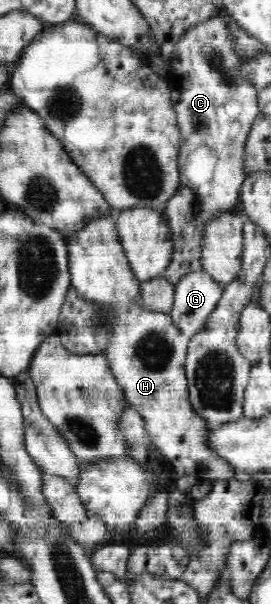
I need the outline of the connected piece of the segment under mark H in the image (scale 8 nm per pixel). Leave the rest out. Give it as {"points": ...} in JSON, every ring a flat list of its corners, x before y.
{"points":[[110,214,104,216,103,219,97,219,89,221,88,225,85,225,80,232,71,233,67,235,68,240,68,250,71,256,69,257,69,275,72,278,72,288,75,288,75,291,83,299,90,301,90,303,98,304,99,307,109,307,110,311,114,312,115,317,112,319,111,326,111,335,109,342,105,346,105,350,102,351,102,354,105,355,106,361,110,365,111,372,113,376,117,379,117,384,124,389,125,399,128,401,128,404,133,406,134,412,142,418,142,421,145,422,146,433,149,434,150,443,152,447,157,452,160,457,167,457,169,463,173,465,174,472,173,476,179,478,184,475,191,475,191,473,196,473,197,477,203,480,217,480,217,479,232,479,235,476,236,469,233,468,231,462,222,458,219,454,215,453,215,450,211,448,211,441,208,441,208,436,211,435,211,427,208,423,205,422,205,419,197,414,191,403,189,402,189,389,188,389,188,380,186,377,186,358,188,355,188,344,190,343,190,338,185,336,184,333,181,333,181,330,173,324,172,314,165,311,156,311,150,310,147,306,143,305,143,294,141,293,141,288,143,287,143,281,140,281,140,278,136,276,136,273,133,273,132,266,129,265,128,257,125,256,125,250,122,248,123,244,120,242,120,237,118,231,116,230,115,214]]}

